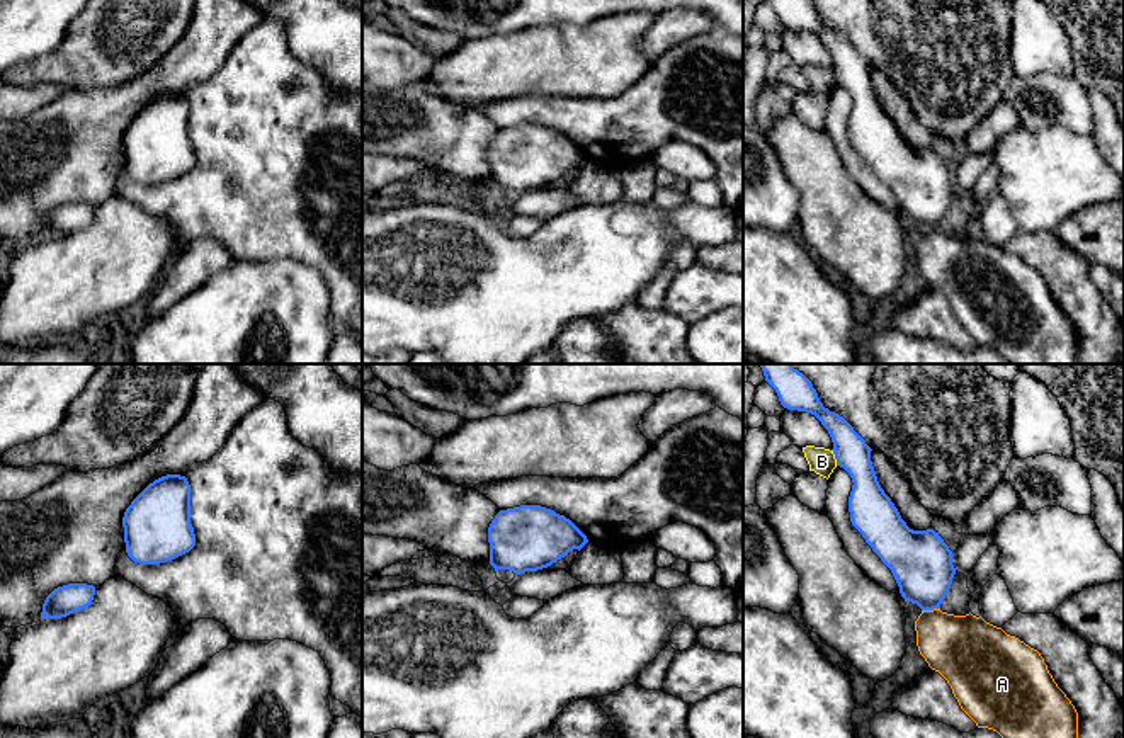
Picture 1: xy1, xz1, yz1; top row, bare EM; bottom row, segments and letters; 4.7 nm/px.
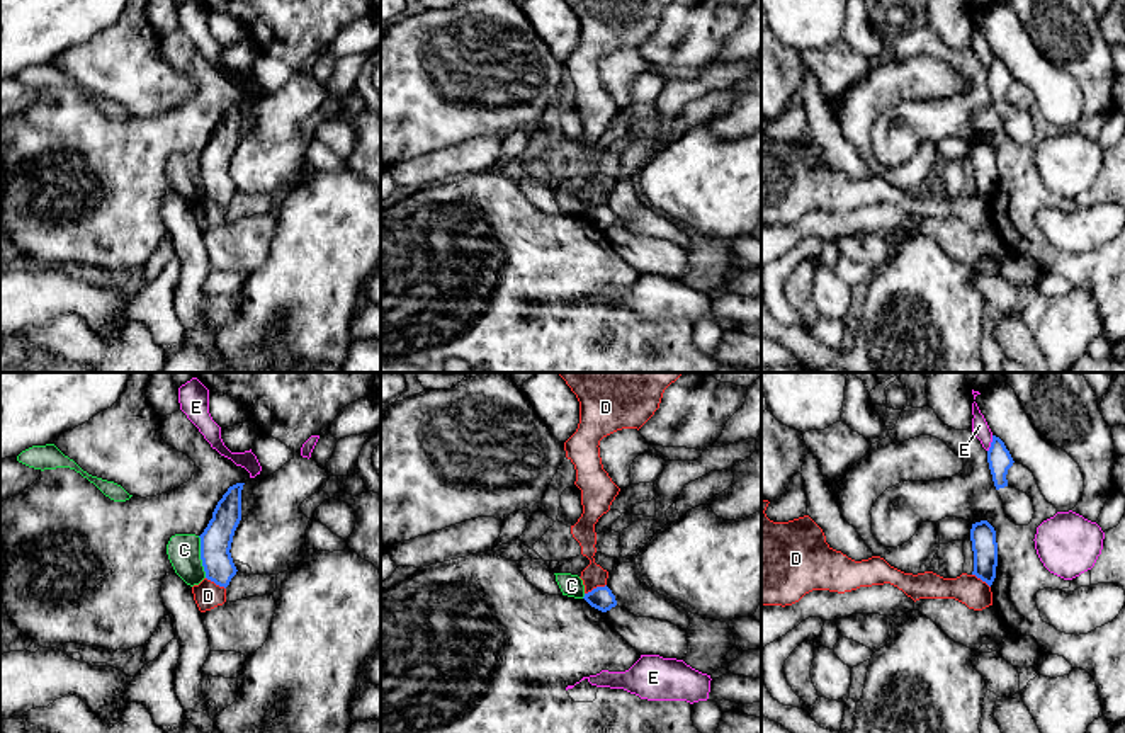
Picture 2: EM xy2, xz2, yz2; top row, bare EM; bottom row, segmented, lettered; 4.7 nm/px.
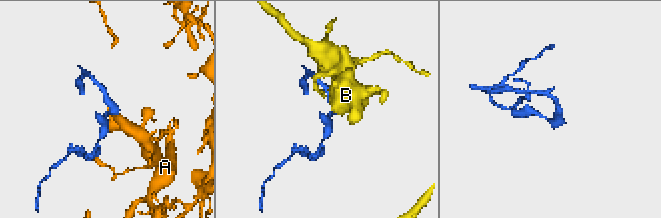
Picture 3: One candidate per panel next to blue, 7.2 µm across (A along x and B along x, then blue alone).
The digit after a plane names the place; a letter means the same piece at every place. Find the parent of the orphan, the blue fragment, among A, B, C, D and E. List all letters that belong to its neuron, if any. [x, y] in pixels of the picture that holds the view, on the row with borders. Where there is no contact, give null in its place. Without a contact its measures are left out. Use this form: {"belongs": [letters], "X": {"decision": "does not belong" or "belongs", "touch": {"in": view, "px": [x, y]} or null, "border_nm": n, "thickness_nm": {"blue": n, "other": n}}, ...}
{"belongs": ["A"], "A": {"decision": "belongs", "touch": {"in": "yz1", "px": [930, 609]}, "border_nm": 90, "thickness_nm": {"blue": 300, "other": 320}}, "B": {"decision": "does not belong", "touch": {"in": "yz1", "px": [835, 458]}, "border_nm": 80, "thickness_nm": {"blue": 170, "other": 120}}, "C": {"decision": "does not belong", "touch": {"in": "xy2", "px": [201, 556]}, "border_nm": 200, "thickness_nm": {"blue": 150, "other": 160}}, "D": {"decision": "does not belong", "touch": {"in": "xz2", "px": [595, 589]}, "border_nm": 120, "thickness_nm": {"blue": 110, "other": 110}}, "E": {"decision": "does not belong", "touch": {"in": "yz2", "px": [991, 444]}, "border_nm": 80, "thickness_nm": {"blue": 120, "other": 80}}}

